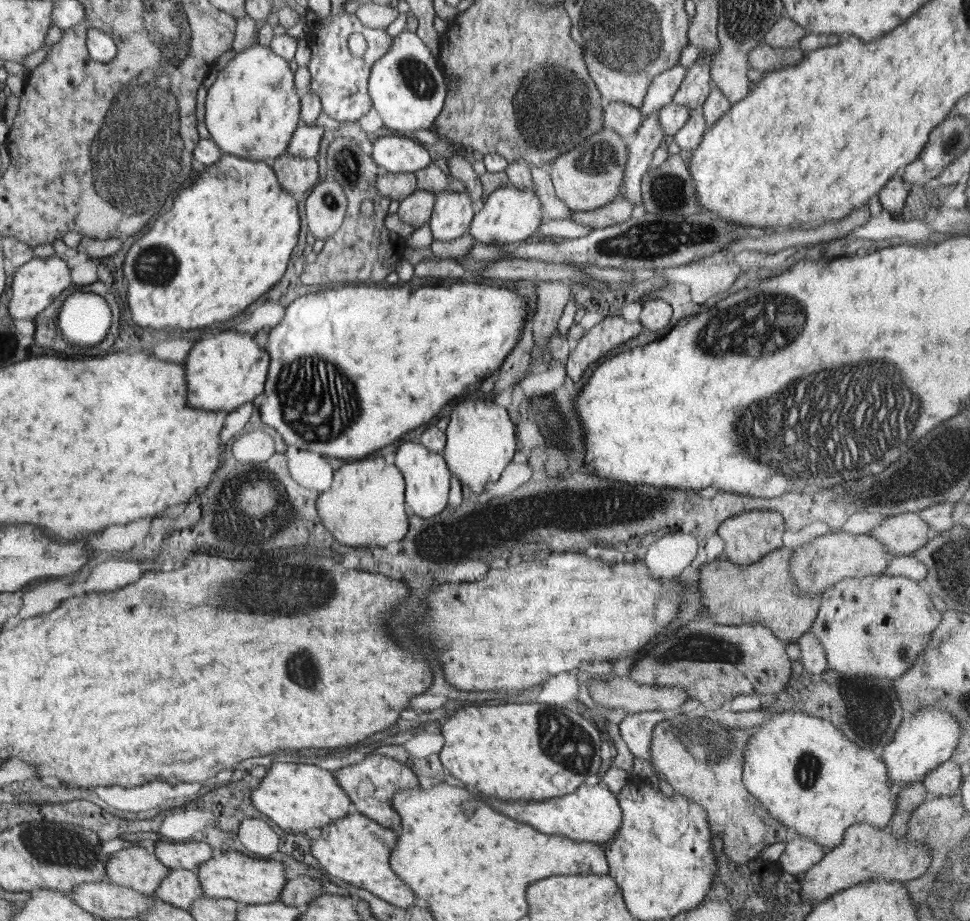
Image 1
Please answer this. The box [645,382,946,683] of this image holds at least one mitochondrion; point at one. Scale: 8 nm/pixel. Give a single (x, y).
(907, 652)

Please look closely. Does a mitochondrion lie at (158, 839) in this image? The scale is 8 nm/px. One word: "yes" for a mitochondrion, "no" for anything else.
no

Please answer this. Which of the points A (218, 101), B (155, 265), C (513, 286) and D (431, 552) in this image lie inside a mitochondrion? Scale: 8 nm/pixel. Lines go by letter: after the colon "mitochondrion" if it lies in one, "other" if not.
A: other
B: mitochondrion
C: other
D: mitochondrion

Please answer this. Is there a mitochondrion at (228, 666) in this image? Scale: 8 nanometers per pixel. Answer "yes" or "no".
no

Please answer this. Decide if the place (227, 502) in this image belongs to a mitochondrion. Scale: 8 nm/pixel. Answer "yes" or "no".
yes

